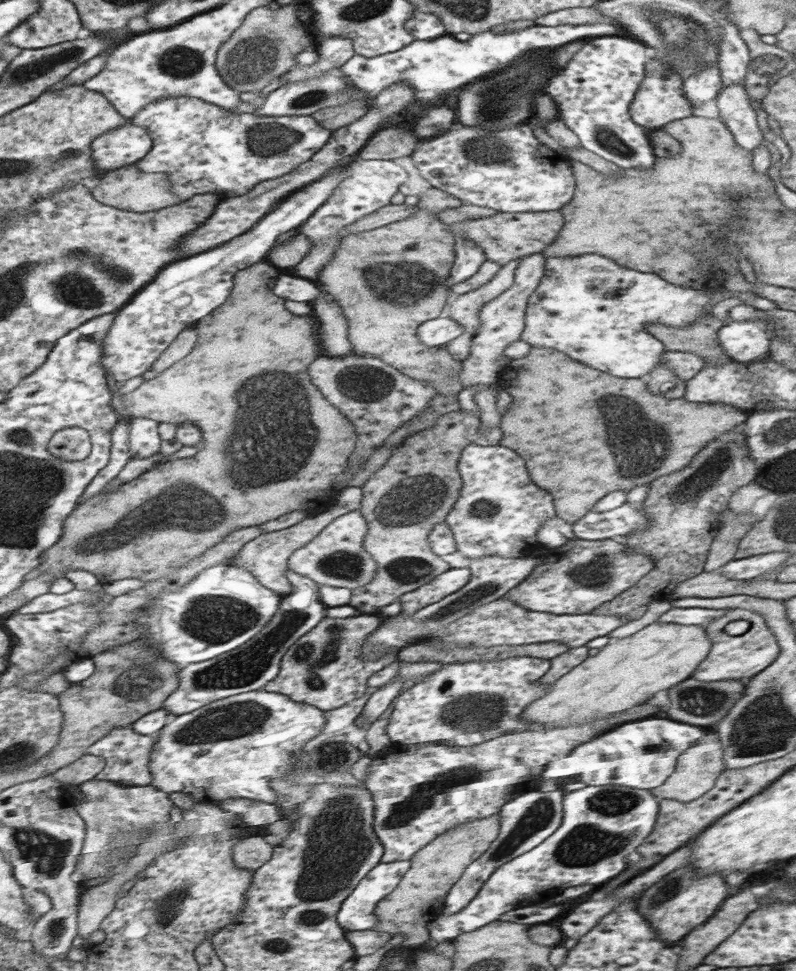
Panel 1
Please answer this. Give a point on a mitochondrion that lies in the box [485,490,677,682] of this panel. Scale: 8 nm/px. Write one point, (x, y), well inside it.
(596, 573)

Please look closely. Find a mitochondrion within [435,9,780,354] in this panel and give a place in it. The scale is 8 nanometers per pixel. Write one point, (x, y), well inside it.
(496, 102)

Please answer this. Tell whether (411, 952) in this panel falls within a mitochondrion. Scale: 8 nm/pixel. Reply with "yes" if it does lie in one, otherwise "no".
no

